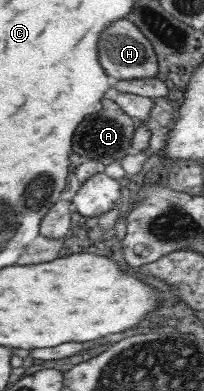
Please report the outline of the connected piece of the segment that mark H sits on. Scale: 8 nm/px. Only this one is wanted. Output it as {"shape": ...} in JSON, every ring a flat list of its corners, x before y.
{"shape":[[127,18,113,22,102,32,98,40,98,56,105,73,112,80,145,79,146,76,158,74,158,57,152,43,141,33,141,30]]}

